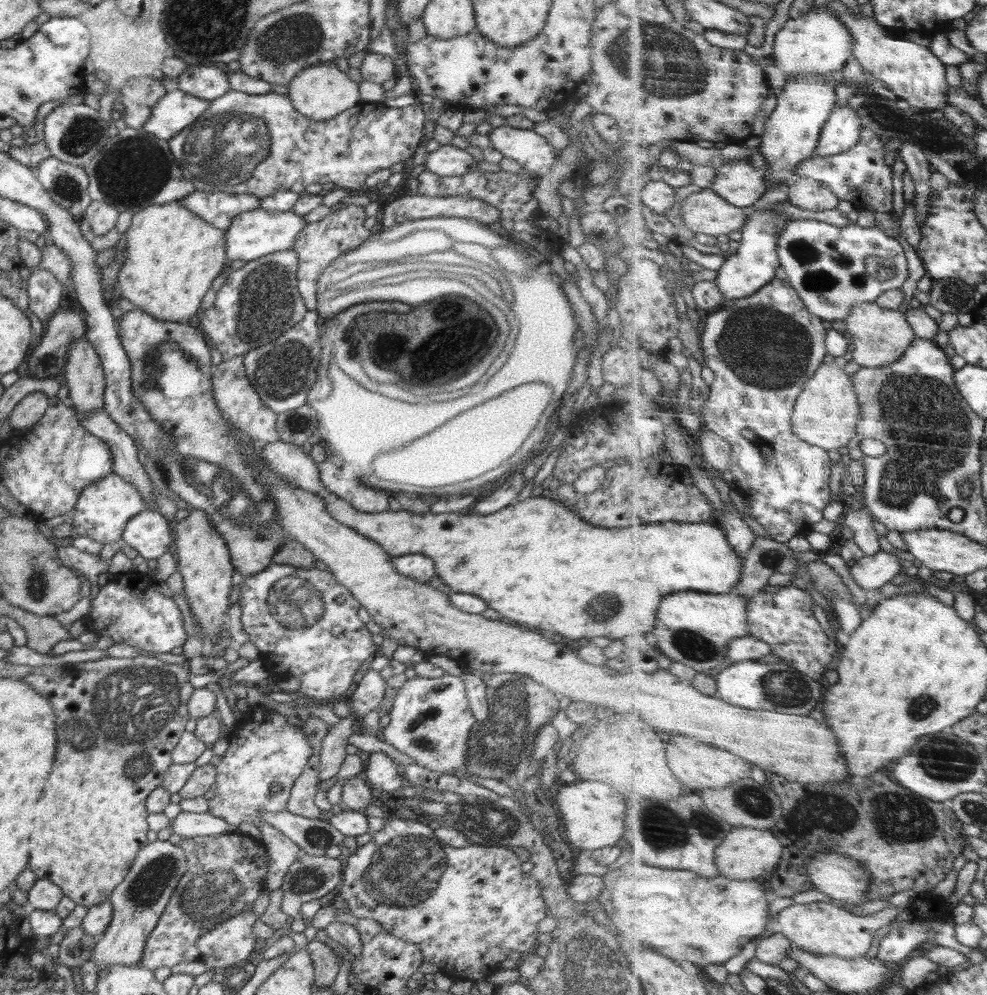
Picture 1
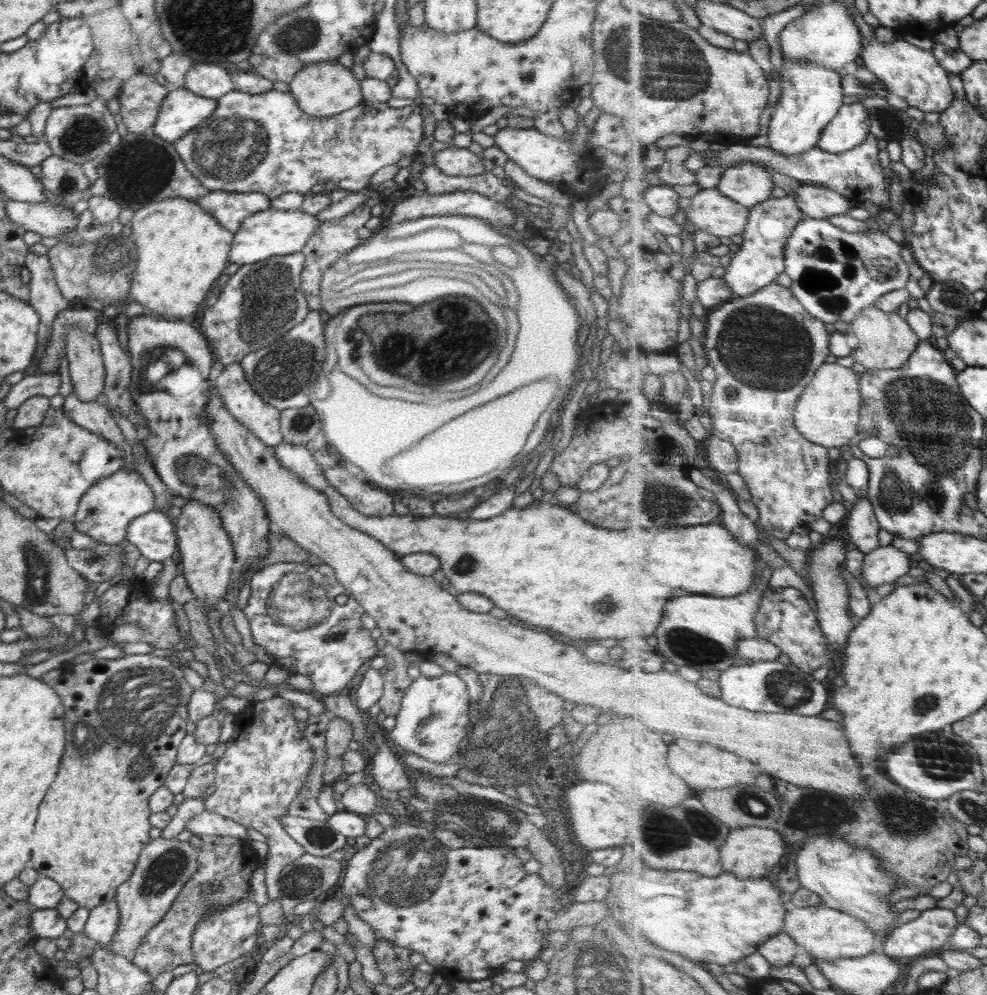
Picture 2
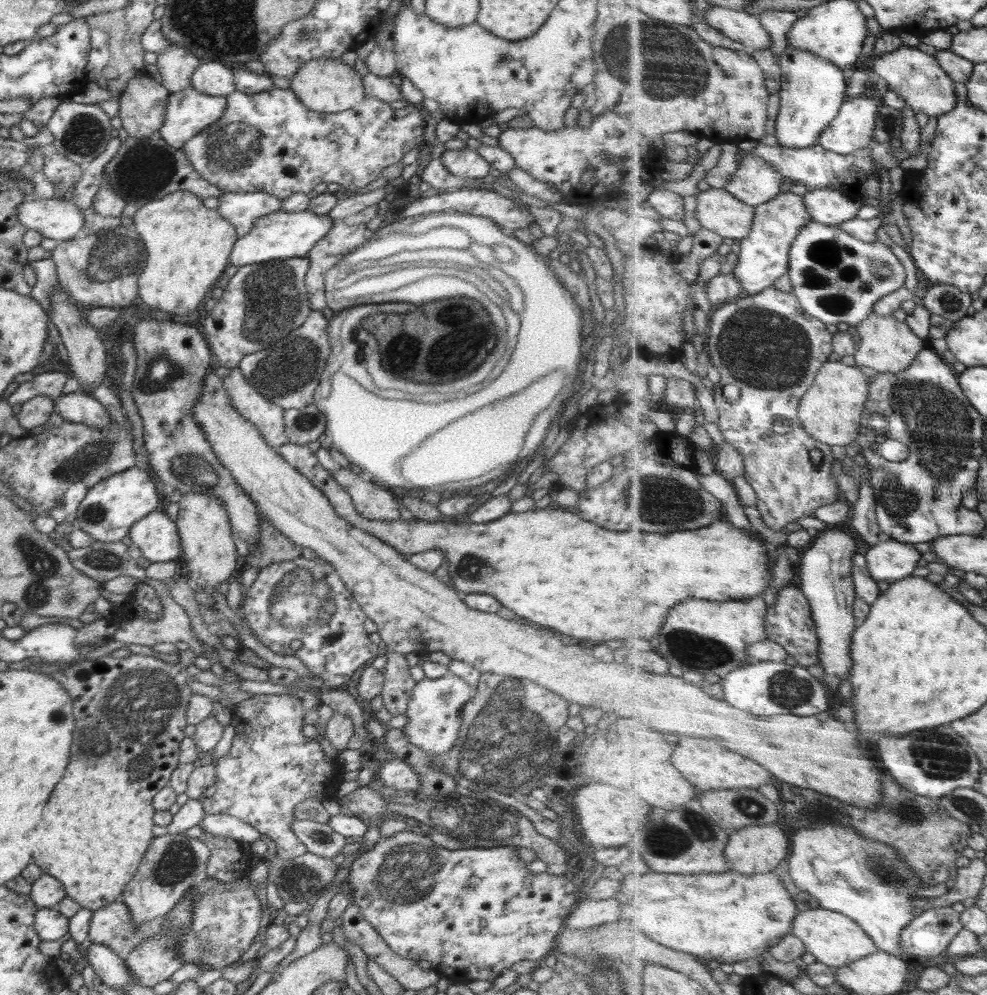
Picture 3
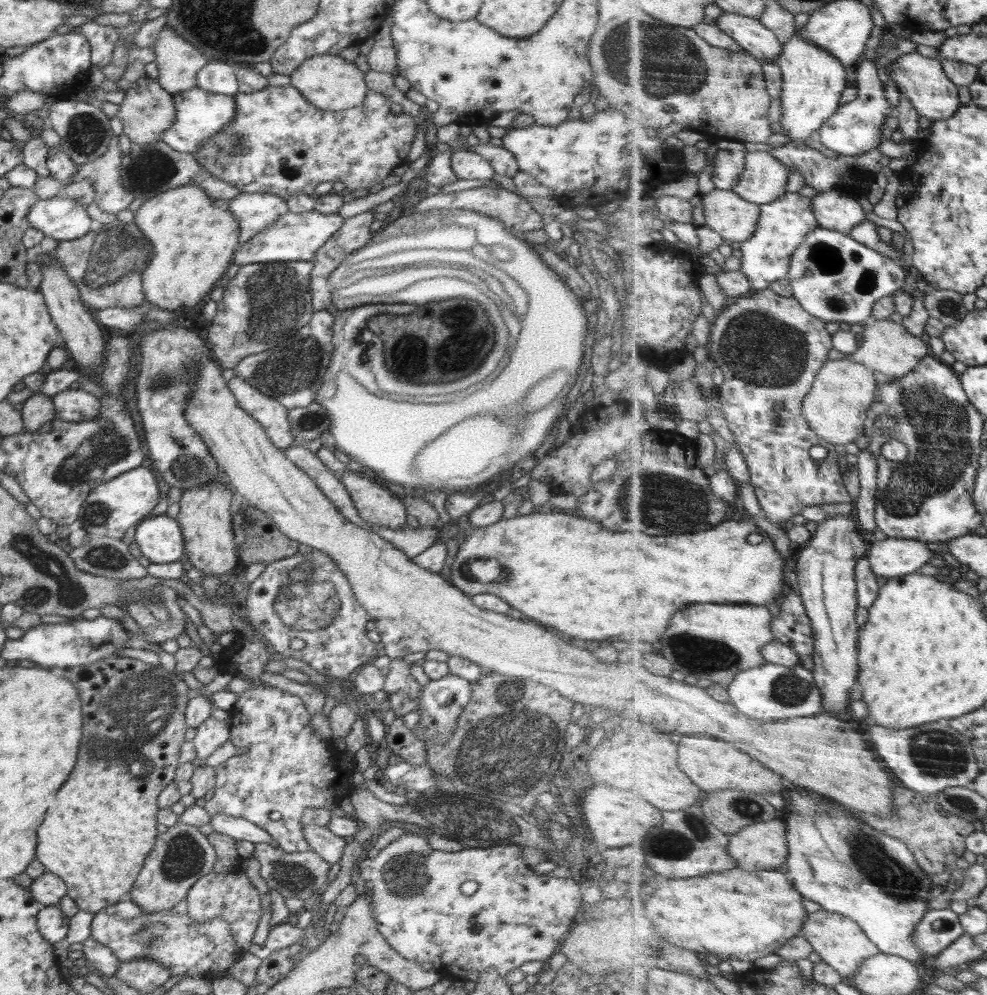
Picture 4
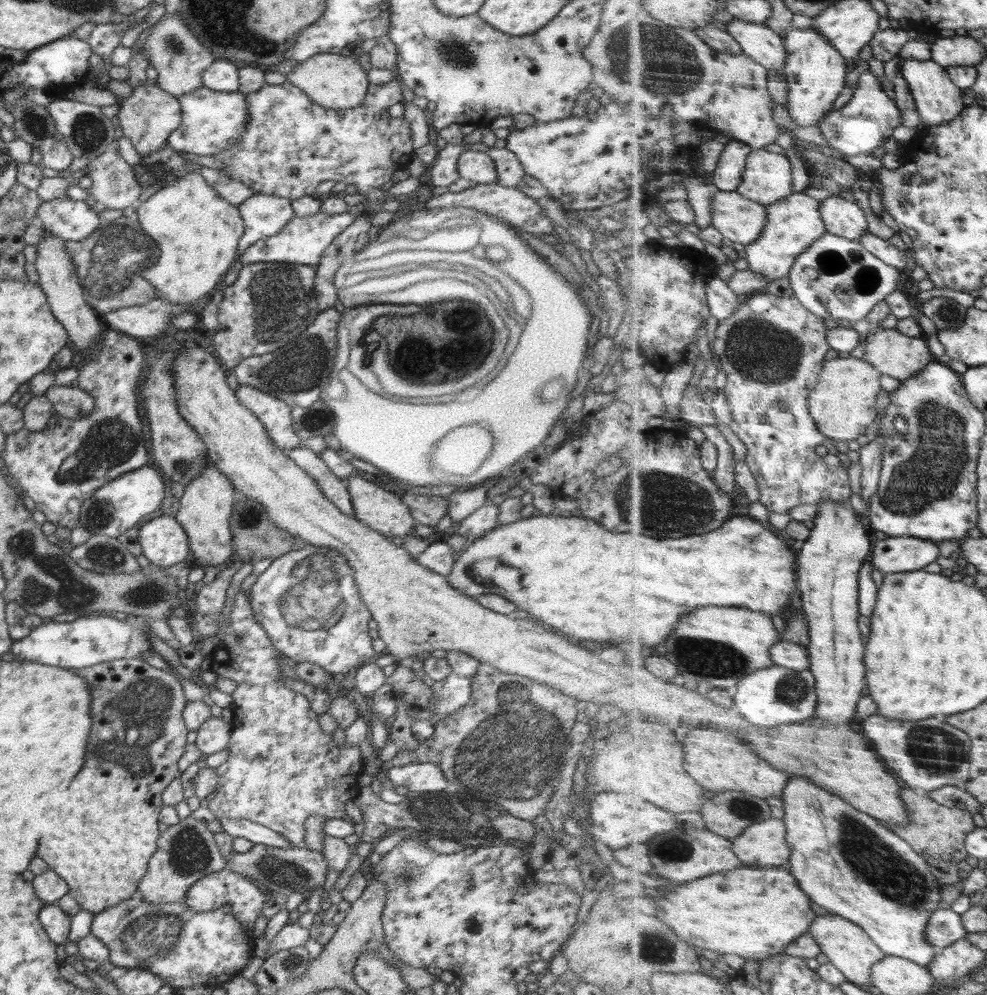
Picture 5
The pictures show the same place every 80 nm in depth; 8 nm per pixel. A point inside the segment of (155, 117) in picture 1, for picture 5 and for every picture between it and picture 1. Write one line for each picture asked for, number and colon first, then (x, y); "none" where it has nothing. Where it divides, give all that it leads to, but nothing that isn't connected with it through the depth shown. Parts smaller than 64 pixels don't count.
2: (181, 111)
3: (189, 111)
4: (200, 114)
5: (211, 121)

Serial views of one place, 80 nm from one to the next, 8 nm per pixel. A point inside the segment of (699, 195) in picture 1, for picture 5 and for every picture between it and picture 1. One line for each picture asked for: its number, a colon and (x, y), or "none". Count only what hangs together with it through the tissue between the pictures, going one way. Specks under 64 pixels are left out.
2: (711, 210)
3: (718, 209)
4: (737, 219)
5: (742, 221)

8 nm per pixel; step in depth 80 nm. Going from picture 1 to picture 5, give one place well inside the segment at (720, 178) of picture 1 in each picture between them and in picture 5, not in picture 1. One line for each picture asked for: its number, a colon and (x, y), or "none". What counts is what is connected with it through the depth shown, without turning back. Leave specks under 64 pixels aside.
2: (749, 182)
3: (757, 181)
4: (764, 181)
5: (768, 178)

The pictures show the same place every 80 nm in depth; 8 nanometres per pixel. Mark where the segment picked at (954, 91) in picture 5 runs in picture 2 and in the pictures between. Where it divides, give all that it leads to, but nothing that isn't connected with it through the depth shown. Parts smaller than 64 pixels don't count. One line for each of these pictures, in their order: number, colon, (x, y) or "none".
2: (915, 74)
3: (920, 80)
4: (924, 80)

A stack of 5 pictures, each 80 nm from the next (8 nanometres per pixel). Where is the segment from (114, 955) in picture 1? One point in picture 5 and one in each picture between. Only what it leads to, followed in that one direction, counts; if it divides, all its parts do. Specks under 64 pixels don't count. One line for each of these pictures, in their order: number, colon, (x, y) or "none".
2: (164, 865)
3: (173, 863)
4: (181, 855)
5: (185, 852)

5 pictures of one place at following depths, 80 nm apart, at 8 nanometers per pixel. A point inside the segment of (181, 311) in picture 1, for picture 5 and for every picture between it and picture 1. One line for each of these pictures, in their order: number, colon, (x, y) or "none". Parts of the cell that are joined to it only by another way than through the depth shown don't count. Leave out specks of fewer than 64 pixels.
2: (181, 249)
3: (187, 246)
4: (194, 242)
5: (197, 232)

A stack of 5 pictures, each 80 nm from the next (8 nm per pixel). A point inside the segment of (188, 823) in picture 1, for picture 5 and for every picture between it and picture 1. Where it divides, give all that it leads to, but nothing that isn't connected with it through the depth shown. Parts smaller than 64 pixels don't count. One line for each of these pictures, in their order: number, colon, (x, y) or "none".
2: (208, 823)
3: (221, 825)
4: (239, 829)
5: (257, 834)

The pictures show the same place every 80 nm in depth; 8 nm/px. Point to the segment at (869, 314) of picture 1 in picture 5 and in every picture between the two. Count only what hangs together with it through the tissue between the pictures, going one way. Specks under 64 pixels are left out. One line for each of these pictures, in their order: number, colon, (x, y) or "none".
2: (886, 340)
3: (885, 344)
4: (887, 346)
5: (899, 355)

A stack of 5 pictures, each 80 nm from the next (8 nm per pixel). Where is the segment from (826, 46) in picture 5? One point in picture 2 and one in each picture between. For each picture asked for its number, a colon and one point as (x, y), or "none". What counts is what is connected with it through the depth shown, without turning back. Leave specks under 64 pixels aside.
2: (813, 95)
3: (814, 90)
4: (815, 79)

